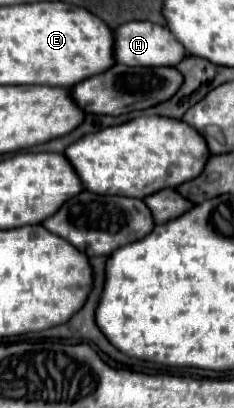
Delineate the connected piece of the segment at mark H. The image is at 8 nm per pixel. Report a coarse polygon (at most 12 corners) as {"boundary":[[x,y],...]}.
{"boundary":[[152,22],[112,30],[114,60],[174,66],[182,44]]}

